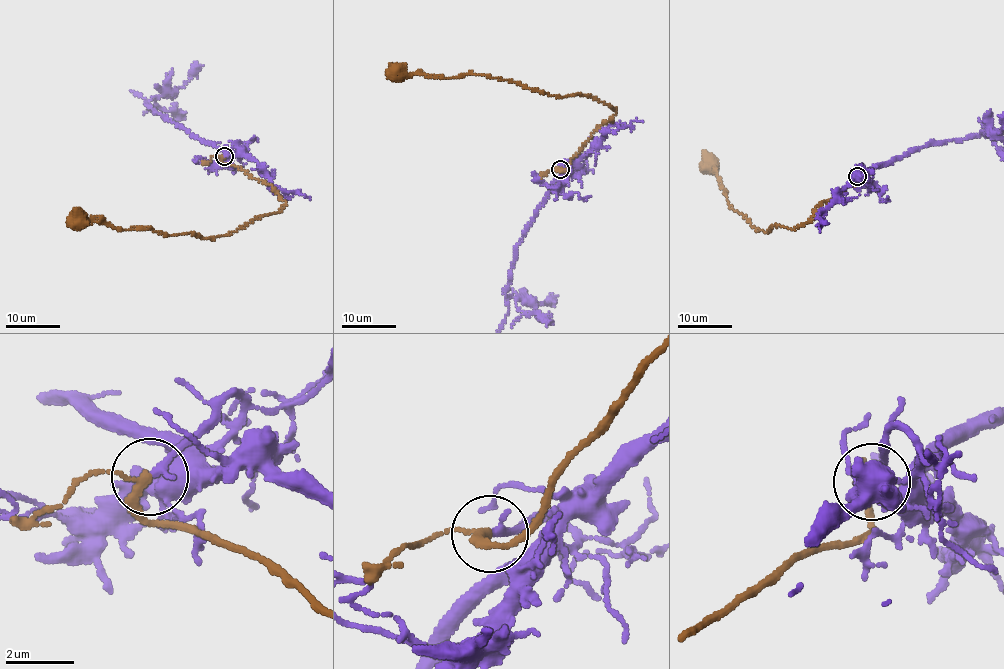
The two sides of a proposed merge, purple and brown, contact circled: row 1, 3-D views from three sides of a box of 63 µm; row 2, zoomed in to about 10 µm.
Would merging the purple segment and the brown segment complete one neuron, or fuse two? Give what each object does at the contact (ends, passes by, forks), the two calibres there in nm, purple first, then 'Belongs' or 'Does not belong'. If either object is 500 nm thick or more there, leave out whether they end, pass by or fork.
At the ring purple ends. At the ring brown passes by. Thickness 240 nm (purple) against 200 nm. Belongs

